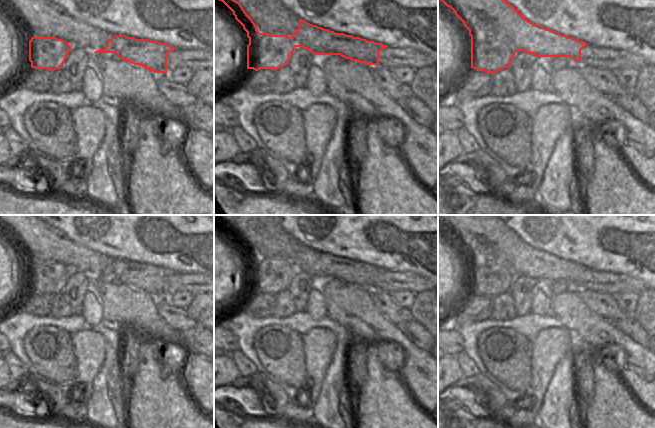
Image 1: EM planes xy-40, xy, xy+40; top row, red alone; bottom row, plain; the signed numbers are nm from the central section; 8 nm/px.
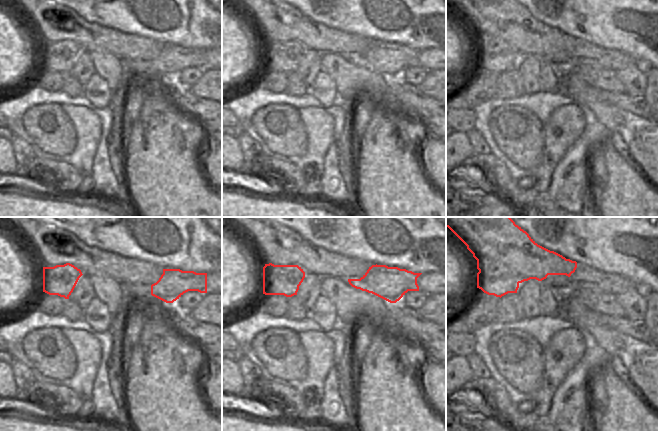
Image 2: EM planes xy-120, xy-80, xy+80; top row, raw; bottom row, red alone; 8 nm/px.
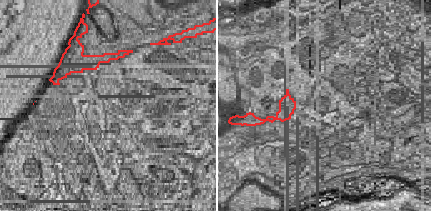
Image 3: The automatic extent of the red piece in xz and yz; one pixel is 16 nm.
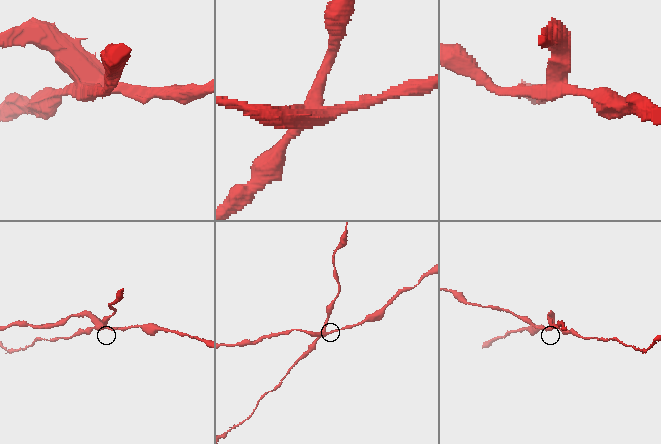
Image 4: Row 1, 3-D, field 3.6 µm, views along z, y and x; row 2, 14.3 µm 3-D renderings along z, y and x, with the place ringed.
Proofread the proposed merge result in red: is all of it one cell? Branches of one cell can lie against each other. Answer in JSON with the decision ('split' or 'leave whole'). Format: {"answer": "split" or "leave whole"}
{"answer": "split"}

